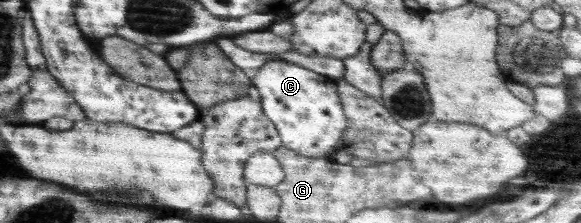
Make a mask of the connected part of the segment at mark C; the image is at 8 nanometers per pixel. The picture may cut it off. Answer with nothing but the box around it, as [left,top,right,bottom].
[253,57,348,158]

